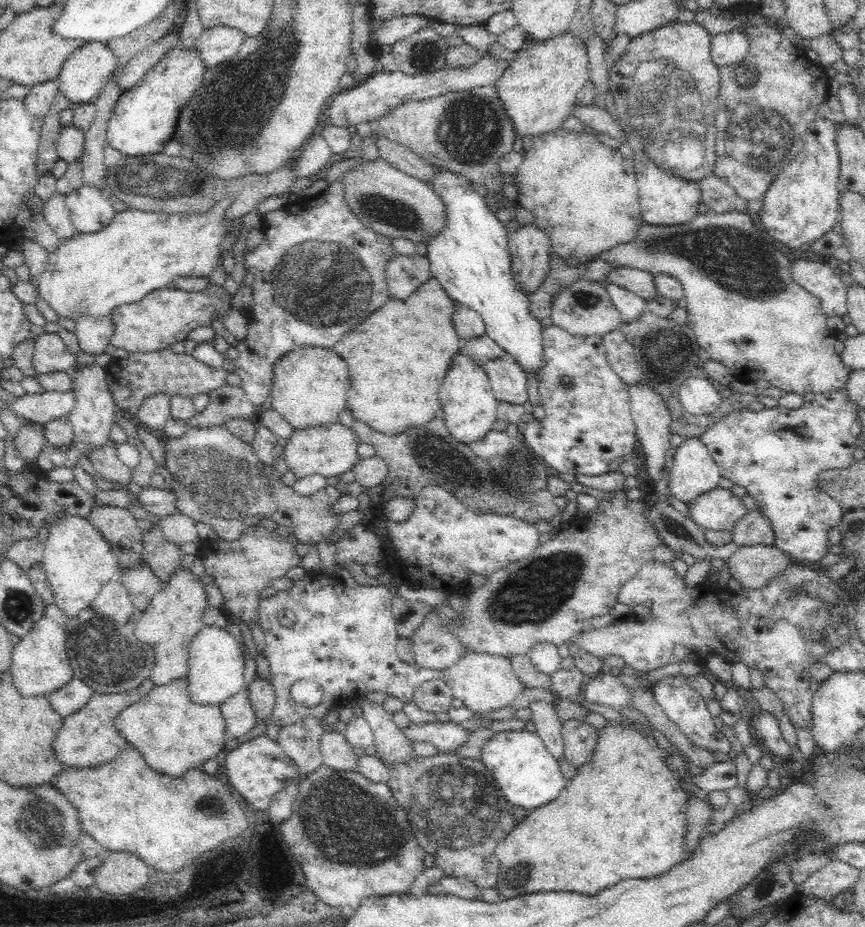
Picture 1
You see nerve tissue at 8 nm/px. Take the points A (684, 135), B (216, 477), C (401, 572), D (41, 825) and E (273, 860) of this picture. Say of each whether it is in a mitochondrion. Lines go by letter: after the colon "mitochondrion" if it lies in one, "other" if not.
A: mitochondrion
B: mitochondrion
C: other
D: mitochondrion
E: other

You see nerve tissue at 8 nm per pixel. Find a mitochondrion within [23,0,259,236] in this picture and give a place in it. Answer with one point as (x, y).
(164, 180)

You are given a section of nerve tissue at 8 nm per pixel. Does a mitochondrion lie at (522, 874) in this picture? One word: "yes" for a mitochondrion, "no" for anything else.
yes

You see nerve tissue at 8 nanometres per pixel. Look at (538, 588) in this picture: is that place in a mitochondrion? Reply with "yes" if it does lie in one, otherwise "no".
yes

